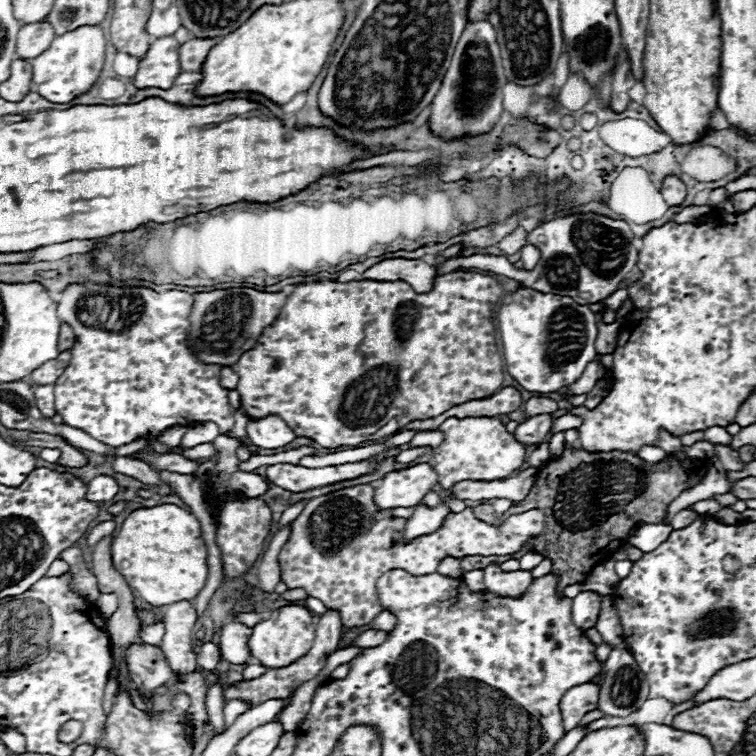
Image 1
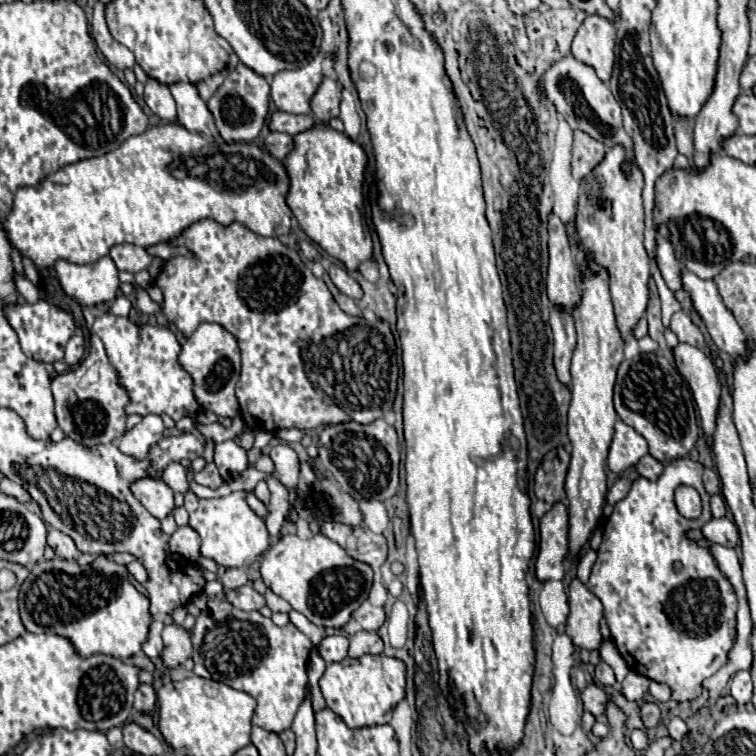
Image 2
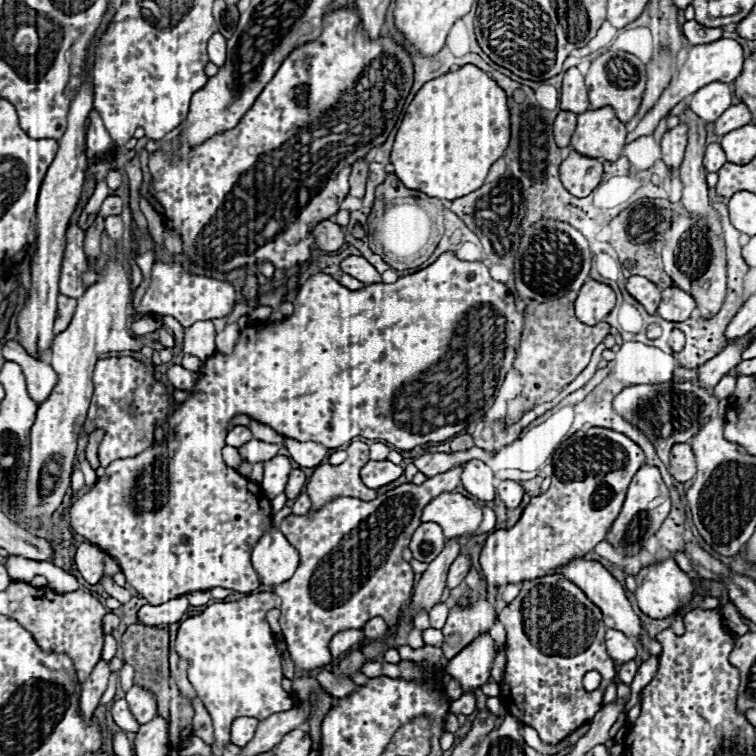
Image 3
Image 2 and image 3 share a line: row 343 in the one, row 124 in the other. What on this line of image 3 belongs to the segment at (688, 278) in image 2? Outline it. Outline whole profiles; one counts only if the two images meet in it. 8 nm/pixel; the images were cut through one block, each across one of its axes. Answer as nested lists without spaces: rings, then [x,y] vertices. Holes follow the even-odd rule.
[[[736,104],[736,106],[730,106],[716,122],[714,122],[714,134],[716,136],[724,136],[736,128],[742,128],[746,124],[750,124],[750,110],[742,104]]]

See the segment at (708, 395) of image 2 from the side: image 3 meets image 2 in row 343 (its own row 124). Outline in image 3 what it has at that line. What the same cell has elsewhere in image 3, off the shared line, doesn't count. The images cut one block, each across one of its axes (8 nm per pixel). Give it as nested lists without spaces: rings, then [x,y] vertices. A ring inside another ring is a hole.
[[[678,124],[676,128],[668,130],[664,136],[662,136],[662,160],[668,168],[672,170],[678,170],[680,164],[682,164],[682,158],[684,158],[684,150],[686,150],[686,142],[688,142],[688,128]]]

